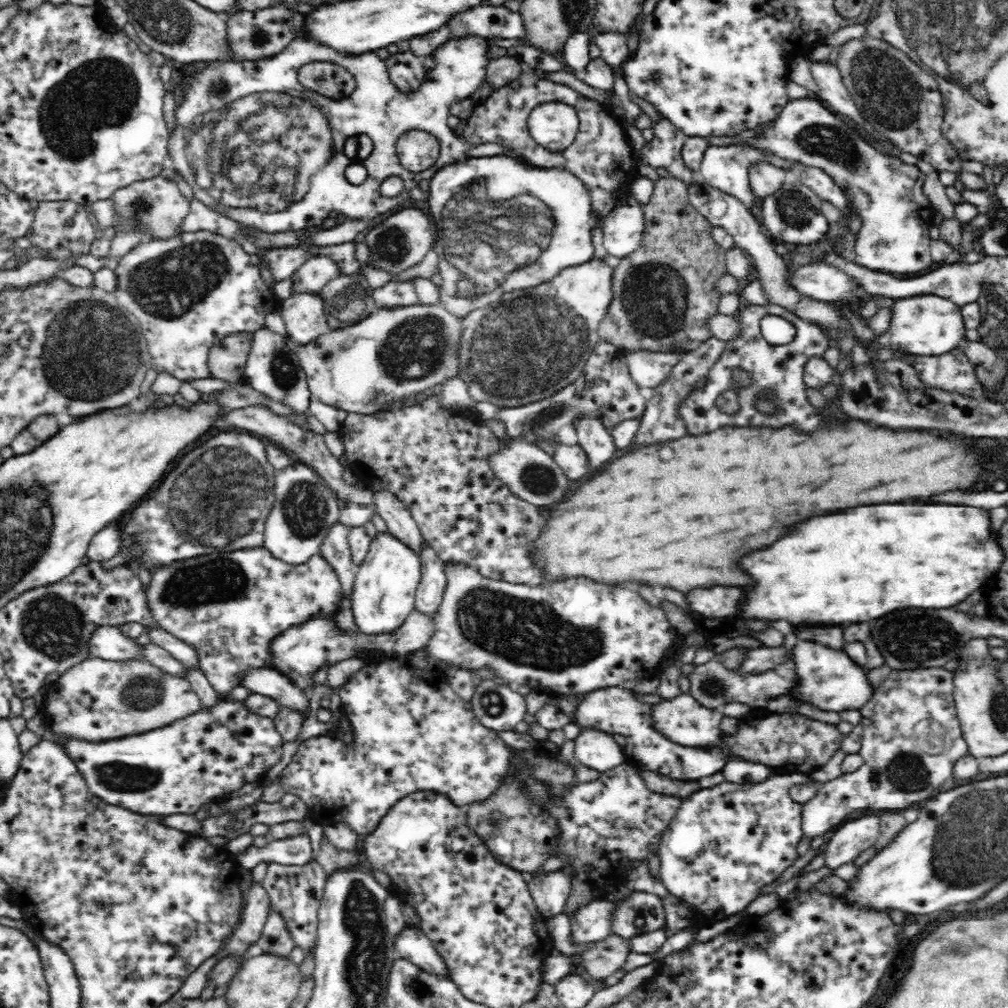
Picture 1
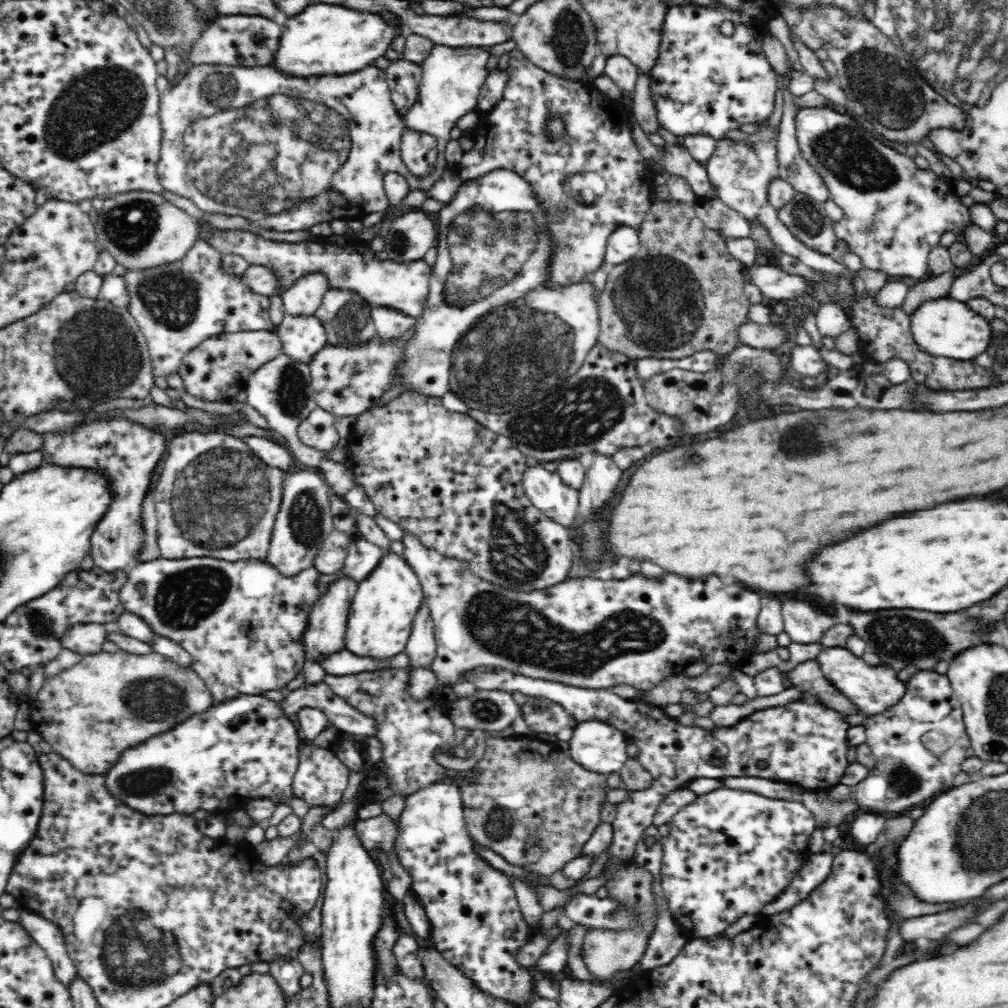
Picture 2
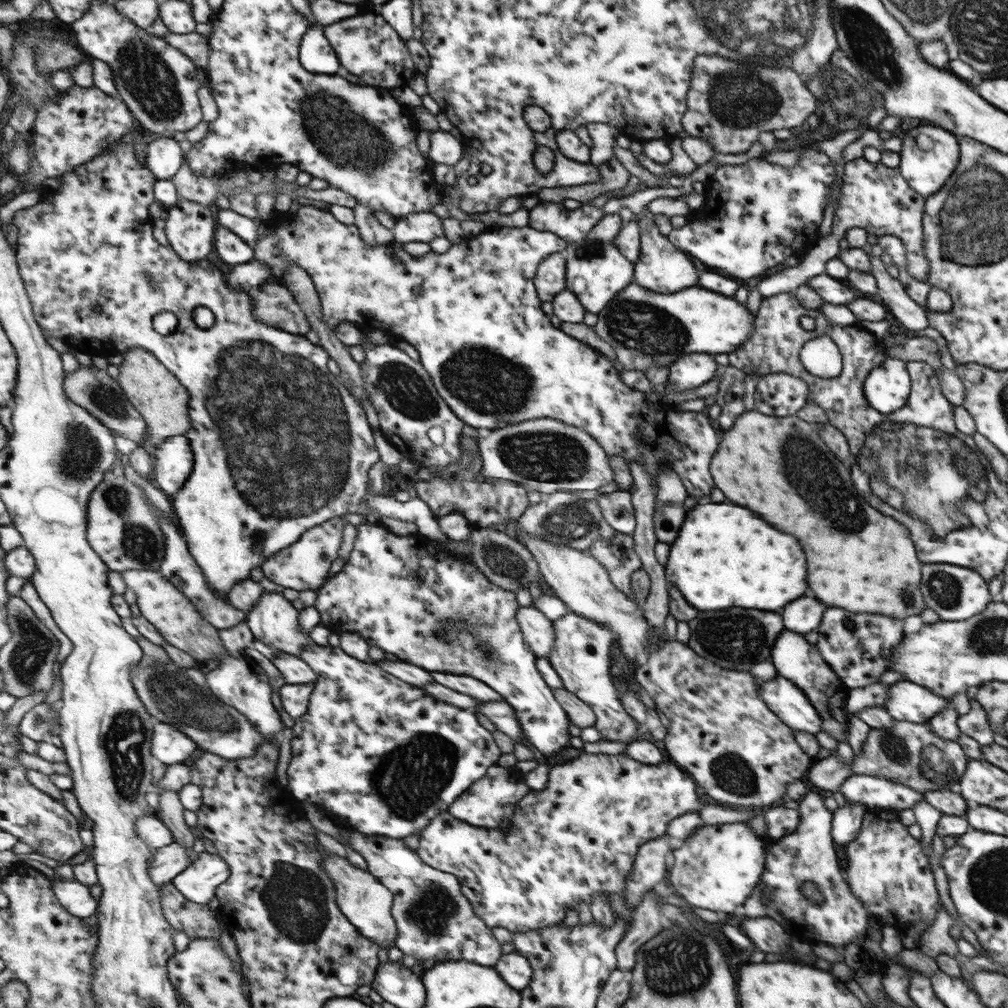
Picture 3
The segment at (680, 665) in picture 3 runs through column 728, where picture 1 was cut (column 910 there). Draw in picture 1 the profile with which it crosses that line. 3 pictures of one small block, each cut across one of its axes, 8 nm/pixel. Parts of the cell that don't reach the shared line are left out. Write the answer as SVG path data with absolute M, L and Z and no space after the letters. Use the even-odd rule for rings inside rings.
M919 667L916 670L893 670L887 679L875 690L872 697L862 708L860 714L863 716L861 727L863 736L861 737L861 748L859 755L863 758L863 764L850 772L850 774L839 775L838 778L819 784L816 796L805 802L802 808L802 841L812 840L817 836L826 836L838 826L846 821L846 816L854 810L866 810L866 808L876 808L876 810L902 810L908 808L914 802L922 802L924 798L932 798L936 790L952 778L952 768L954 762L962 756L966 756L967 744L960 730L959 720L955 712L955 702L953 673L943 667ZM920 720L932 720L938 722L944 728L942 744L940 748L932 748L934 754L924 752L924 742L922 746L916 744L916 724Z

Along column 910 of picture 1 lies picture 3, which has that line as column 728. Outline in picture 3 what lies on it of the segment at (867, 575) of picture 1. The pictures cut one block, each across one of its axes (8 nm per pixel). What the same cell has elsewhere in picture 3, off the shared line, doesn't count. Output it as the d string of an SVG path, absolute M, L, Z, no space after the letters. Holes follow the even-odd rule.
M732 504L696 506L694 510L690 510L690 518L686 518L682 534L678 534L678 540L670 548L672 550L666 564L666 578L668 582L676 584L684 598L698 610L722 610L740 606L776 612L792 600L804 596L804 592L808 590L806 556L798 540L760 520L748 508Z

